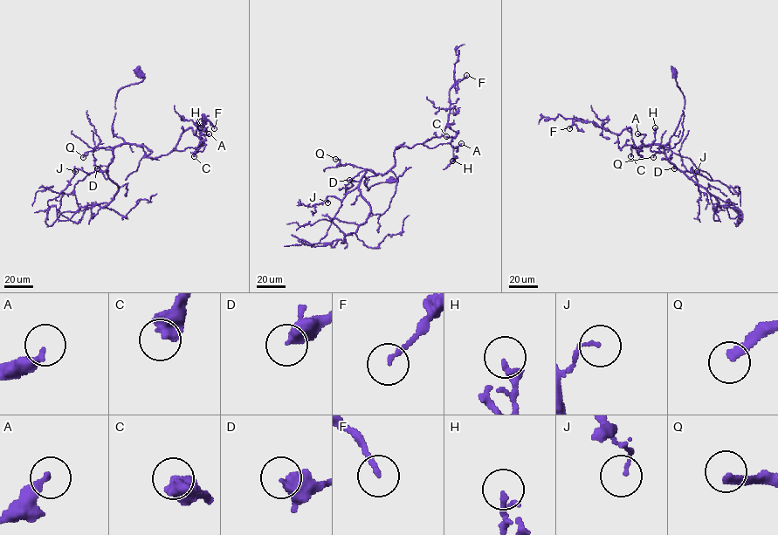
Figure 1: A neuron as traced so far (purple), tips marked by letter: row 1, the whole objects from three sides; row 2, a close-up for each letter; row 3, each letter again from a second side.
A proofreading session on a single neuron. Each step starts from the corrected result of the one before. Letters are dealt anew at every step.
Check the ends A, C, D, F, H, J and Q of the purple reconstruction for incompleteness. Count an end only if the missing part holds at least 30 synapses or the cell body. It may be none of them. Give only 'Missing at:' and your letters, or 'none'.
Missing at: Q

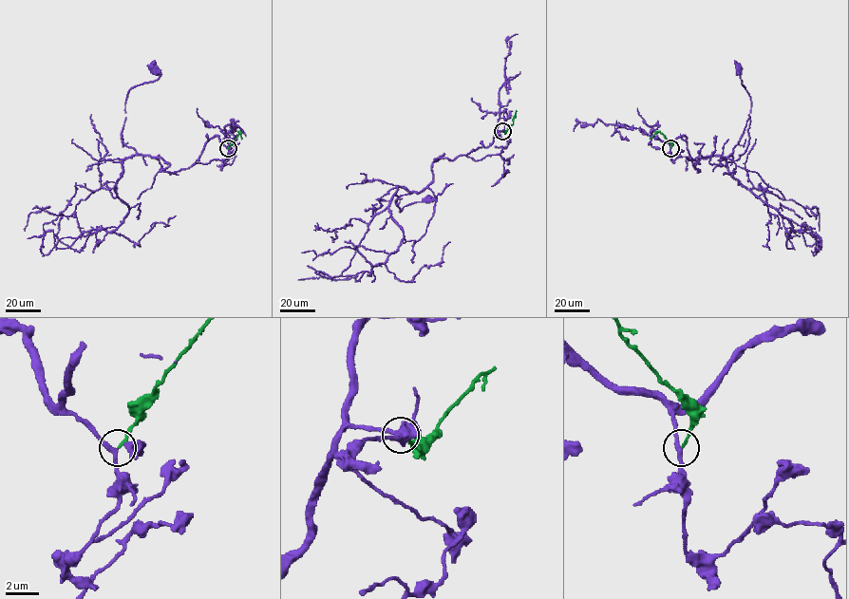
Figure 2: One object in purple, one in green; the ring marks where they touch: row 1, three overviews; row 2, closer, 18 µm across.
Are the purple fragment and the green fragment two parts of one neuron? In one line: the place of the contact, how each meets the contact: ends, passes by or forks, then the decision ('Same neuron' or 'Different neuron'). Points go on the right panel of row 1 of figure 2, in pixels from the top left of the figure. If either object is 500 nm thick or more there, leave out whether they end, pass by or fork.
Place: (670, 148). At the ring purple passes by. At the ring green ends. Same neuron

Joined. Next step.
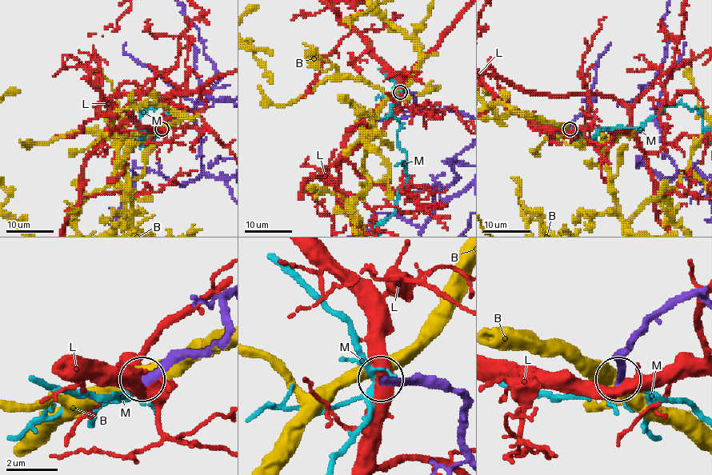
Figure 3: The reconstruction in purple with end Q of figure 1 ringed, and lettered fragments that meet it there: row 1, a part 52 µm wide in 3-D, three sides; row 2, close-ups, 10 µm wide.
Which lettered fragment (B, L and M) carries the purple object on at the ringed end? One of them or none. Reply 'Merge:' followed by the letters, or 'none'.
Merge: M

